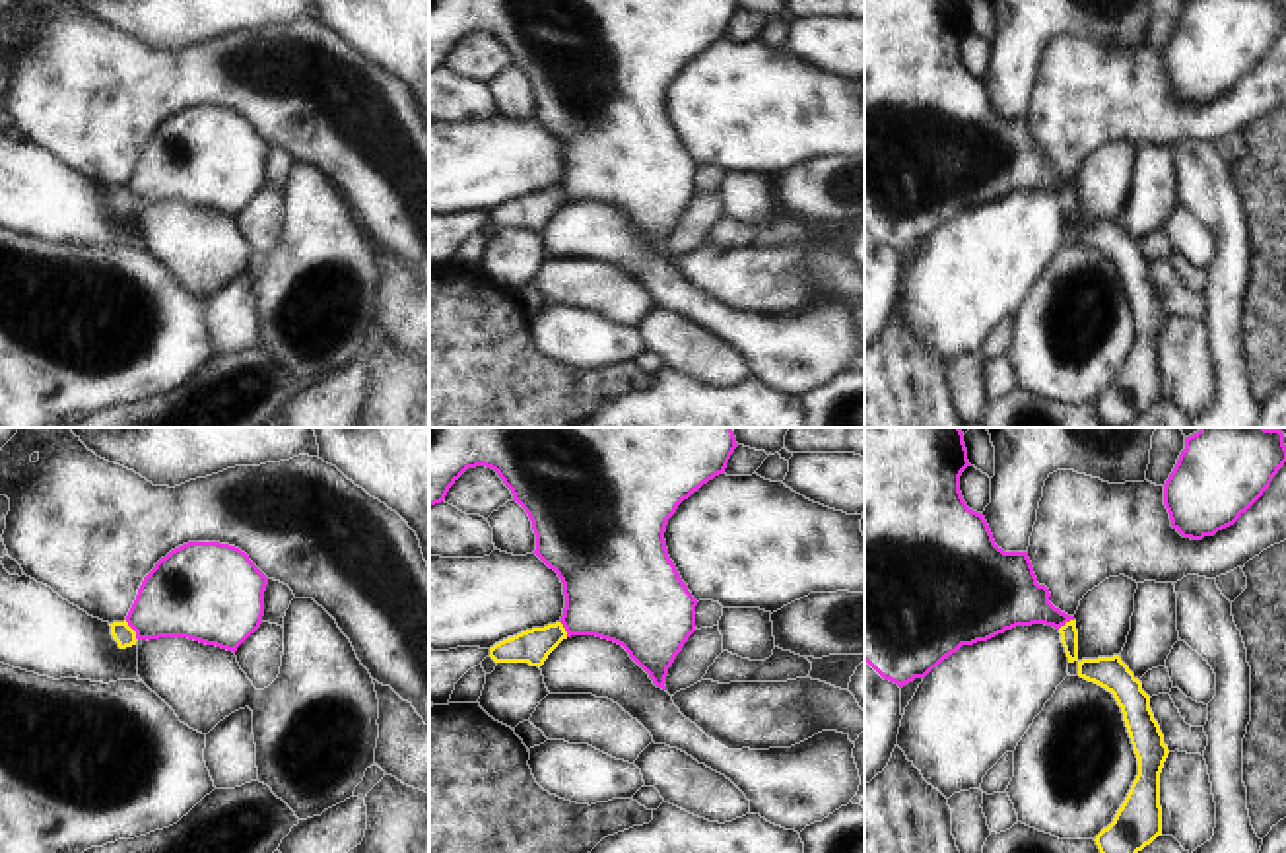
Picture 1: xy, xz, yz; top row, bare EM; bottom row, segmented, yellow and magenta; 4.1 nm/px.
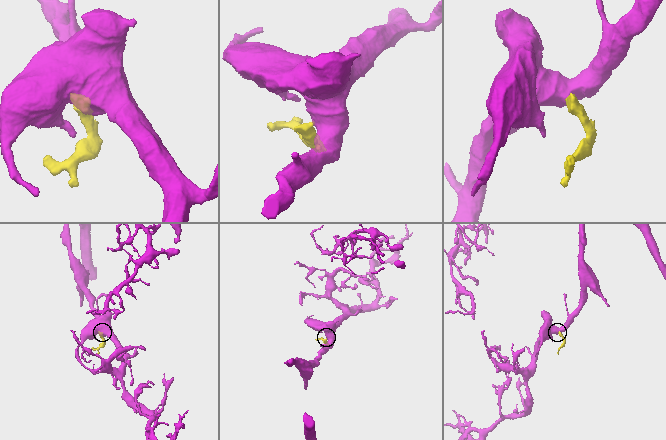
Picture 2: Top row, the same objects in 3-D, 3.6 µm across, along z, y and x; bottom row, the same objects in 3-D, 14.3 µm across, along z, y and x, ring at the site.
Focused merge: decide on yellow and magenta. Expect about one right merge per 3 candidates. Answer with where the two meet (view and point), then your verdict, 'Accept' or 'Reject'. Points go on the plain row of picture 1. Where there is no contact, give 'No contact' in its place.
Touches yellow at xy (133, 195). Reject.

